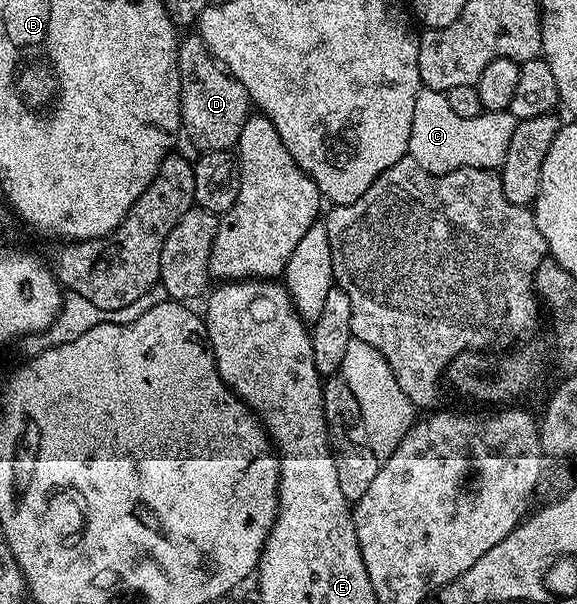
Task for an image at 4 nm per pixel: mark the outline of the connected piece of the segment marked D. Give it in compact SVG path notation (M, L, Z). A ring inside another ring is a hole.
M189 33L177 43L177 63L181 77L181 128L184 137L189 137L201 152L232 151L239 140L239 132L243 132L243 124L251 113L249 93L214 58L203 44L201 35Z

